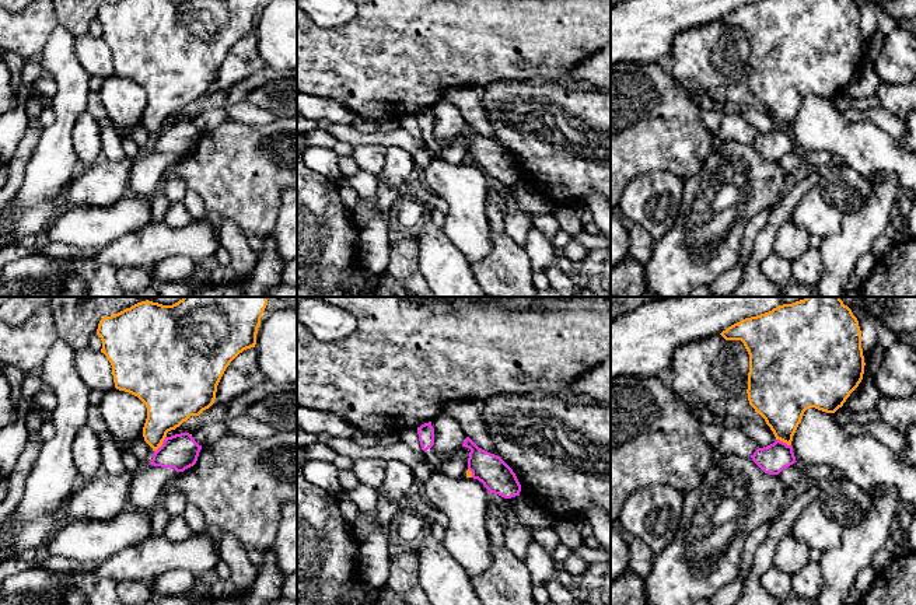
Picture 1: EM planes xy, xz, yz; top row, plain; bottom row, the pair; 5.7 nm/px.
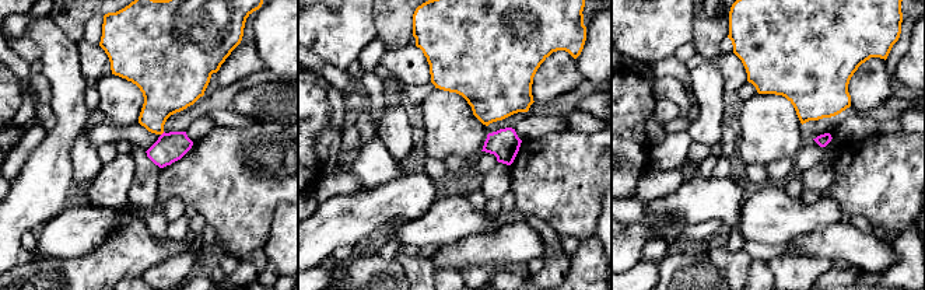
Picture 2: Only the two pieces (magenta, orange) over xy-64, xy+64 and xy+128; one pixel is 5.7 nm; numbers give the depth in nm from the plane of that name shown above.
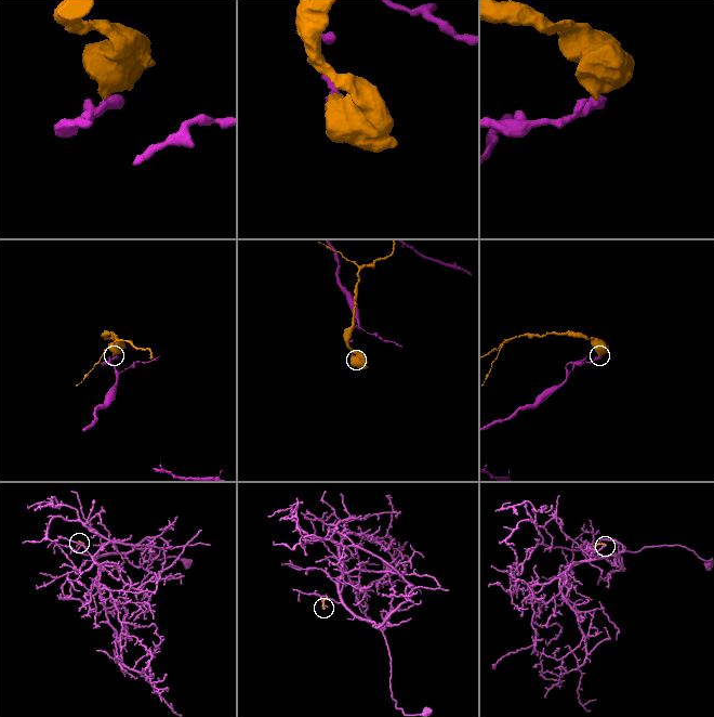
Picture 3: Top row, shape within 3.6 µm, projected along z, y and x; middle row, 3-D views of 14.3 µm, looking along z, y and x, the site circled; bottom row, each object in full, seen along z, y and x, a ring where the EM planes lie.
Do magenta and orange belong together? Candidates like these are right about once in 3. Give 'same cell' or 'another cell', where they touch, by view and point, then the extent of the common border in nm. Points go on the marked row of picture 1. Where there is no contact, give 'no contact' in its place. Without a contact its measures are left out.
another cell | xy (163, 444) | 120 nm

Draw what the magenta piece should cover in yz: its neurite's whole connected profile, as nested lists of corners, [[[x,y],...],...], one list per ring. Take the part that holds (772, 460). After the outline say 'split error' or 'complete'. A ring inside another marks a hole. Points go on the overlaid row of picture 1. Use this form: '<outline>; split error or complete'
[[[776,440],[773,444],[758,448],[752,455],[752,461],[769,475],[779,475],[783,469],[796,461],[793,447]]]; complete

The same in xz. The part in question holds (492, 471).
[[[469,437],[462,447],[471,450],[468,469],[472,478],[483,483],[489,493],[504,499],[520,496],[521,485],[513,469],[497,455],[479,448]]]; complete

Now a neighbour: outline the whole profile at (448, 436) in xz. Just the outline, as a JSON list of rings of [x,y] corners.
[[[441,410],[433,420],[431,426],[434,429],[434,451],[443,455],[450,455],[462,447],[466,438],[459,423]]]

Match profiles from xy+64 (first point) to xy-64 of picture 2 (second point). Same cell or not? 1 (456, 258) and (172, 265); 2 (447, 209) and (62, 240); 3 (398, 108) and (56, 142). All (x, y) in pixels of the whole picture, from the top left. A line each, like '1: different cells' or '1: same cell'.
1: different cells
2: same cell
3: different cells

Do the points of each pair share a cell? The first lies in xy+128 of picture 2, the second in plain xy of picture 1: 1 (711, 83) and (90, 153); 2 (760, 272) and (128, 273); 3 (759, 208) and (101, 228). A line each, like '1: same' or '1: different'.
1: same
2: same
3: same

